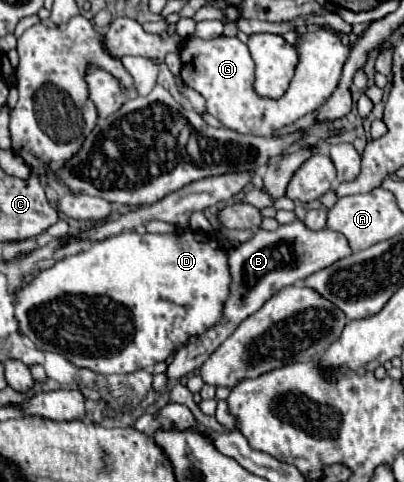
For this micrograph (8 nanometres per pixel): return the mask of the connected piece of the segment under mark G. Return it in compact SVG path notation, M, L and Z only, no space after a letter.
M305 31L301 41L297 43L299 65L295 69L295 77L291 79L289 89L279 99L267 99L255 93L253 81L253 59L249 57L249 49L237 37L213 37L199 39L187 37L183 39L183 47L179 51L181 57L181 79L187 87L195 89L205 97L207 113L219 119L223 127L229 127L239 133L251 135L271 135L283 129L287 123L295 123L307 113L319 109L337 89L341 79L341 69L349 57L349 47L343 47L339 37L325 31Z

